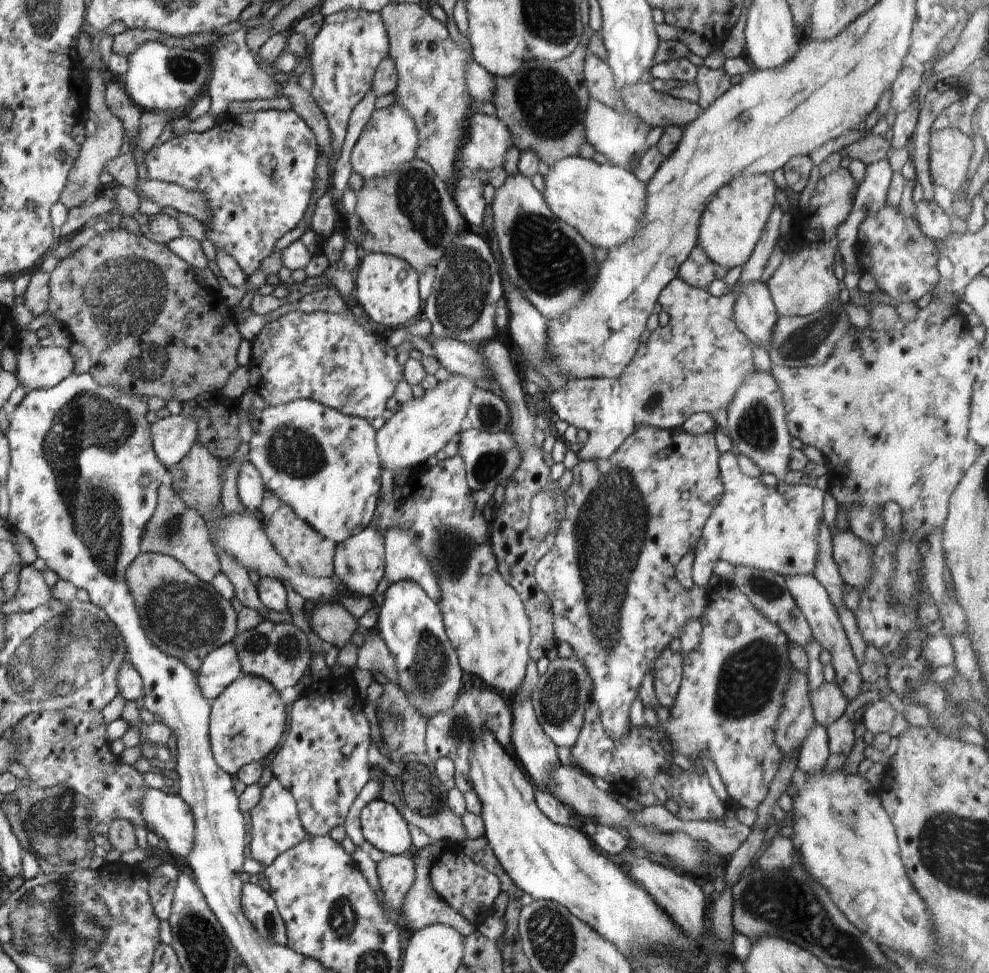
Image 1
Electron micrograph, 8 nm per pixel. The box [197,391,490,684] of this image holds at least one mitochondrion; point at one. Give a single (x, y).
(290, 450)

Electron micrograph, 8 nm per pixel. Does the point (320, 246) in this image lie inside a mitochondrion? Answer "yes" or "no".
no

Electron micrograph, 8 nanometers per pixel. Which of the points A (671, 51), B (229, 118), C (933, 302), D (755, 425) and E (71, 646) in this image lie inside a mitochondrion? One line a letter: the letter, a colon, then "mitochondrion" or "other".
A: other
B: other
C: other
D: mitochondrion
E: mitochondrion

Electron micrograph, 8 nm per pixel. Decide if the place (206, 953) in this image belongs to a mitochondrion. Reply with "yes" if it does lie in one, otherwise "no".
yes

